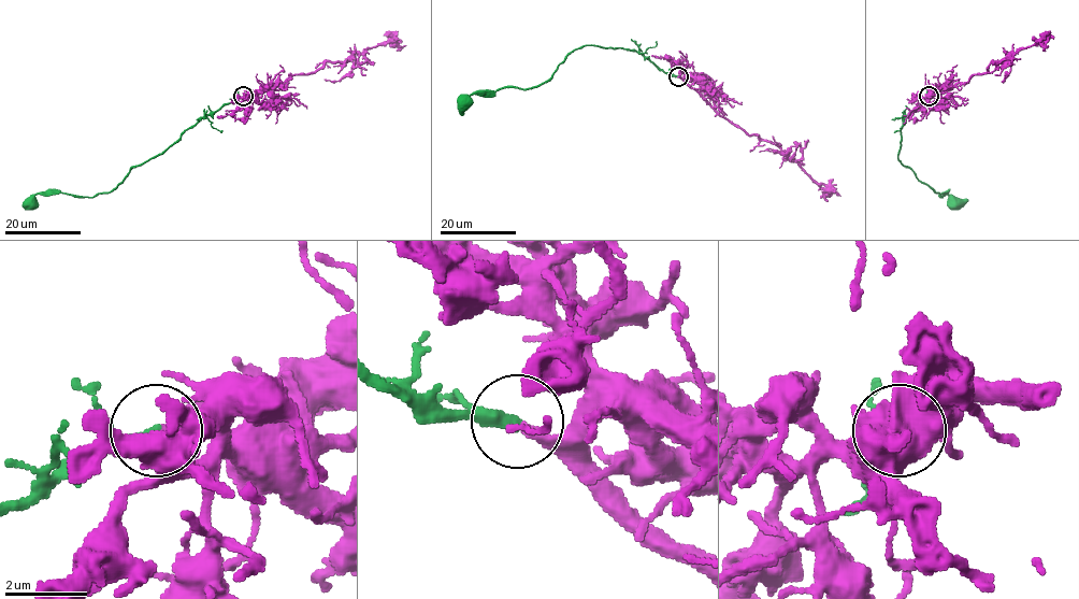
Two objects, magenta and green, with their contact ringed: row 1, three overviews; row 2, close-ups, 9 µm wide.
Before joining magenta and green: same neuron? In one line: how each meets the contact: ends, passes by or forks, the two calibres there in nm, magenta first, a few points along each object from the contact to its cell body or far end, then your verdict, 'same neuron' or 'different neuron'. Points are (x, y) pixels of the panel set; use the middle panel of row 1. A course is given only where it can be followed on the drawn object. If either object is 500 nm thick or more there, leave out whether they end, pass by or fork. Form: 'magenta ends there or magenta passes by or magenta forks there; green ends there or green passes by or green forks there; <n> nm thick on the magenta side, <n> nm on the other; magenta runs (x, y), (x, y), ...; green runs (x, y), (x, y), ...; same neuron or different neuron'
magenta ends there; green passes by; 280 nm thick on the magenta side, 240 nm on the other; magenta runs (678, 76), (718, 112), (761, 140), (771, 141), (818, 183), (829, 185), (840, 196); green runs (678, 76), (635, 51), (585, 45), (544, 82), (471, 94), (464, 101); same neuron

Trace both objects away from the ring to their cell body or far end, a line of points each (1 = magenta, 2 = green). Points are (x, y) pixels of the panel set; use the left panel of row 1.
1: (244, 96), (262, 94), (293, 75), (314, 73), (326, 62), (346, 62), (356, 54), (384, 42), (405, 45)
2: (244, 96), (201, 118), (161, 153), (133, 166), (110, 191), (94, 197), (37, 194), (27, 199), (30, 203)

